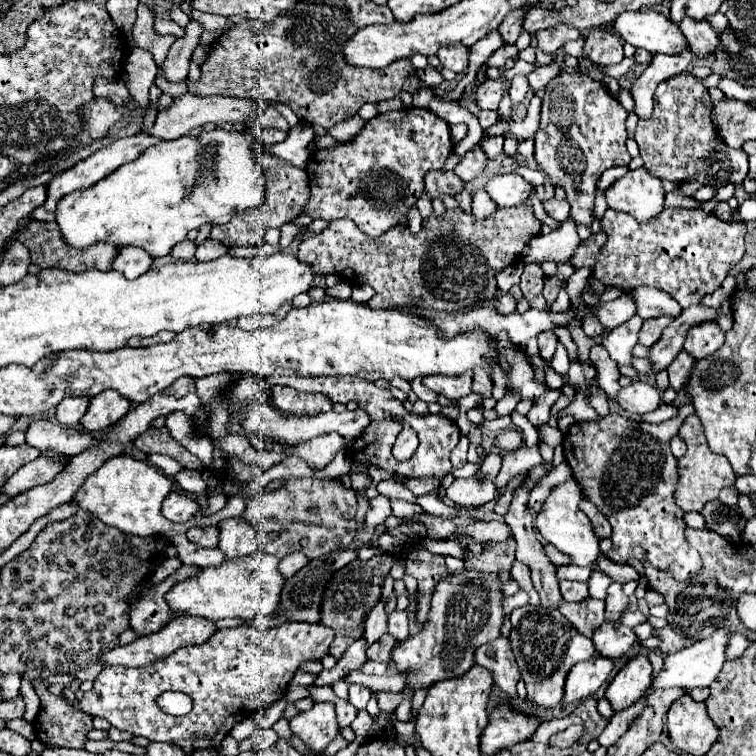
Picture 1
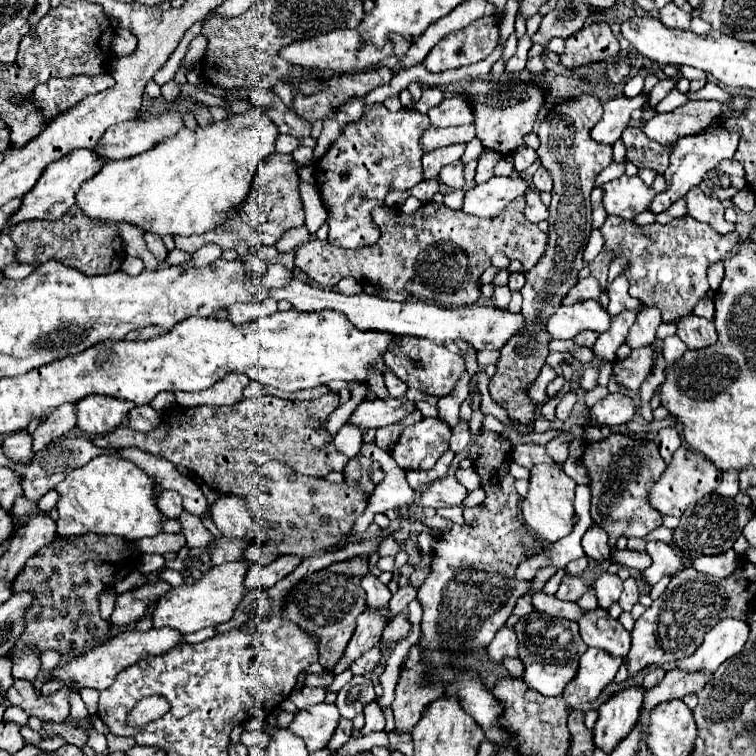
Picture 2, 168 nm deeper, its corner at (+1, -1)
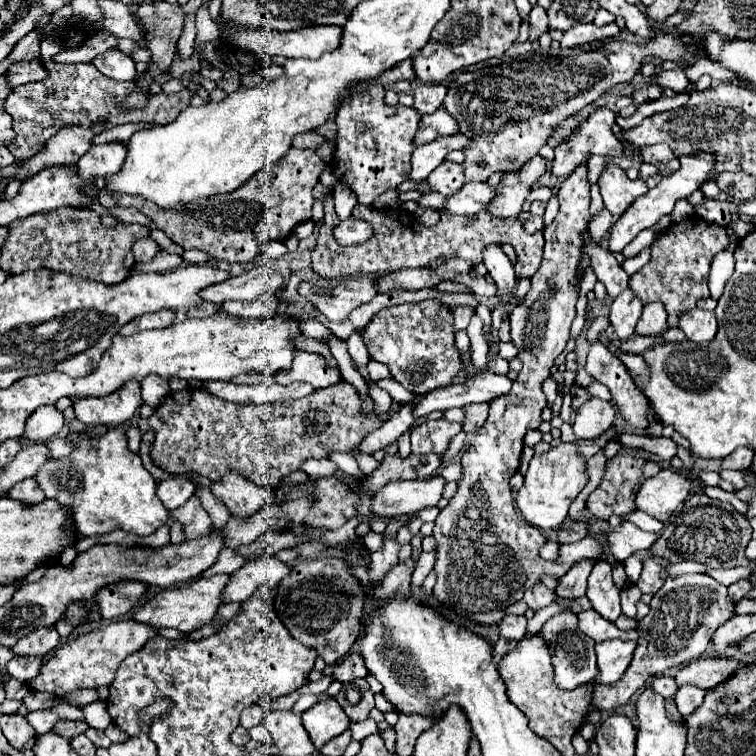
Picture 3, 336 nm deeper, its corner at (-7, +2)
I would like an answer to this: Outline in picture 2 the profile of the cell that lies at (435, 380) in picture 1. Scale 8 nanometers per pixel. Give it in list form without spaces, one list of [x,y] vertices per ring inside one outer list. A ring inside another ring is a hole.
[[[400,336],[398,344],[392,346],[386,354],[386,366],[396,372],[410,388],[418,388],[420,392],[426,392],[430,396],[448,396],[456,382],[462,378],[462,374],[466,372],[466,364],[464,358],[458,354],[448,352],[444,346],[436,346],[430,340],[424,338],[414,338],[414,336]],[[418,362],[422,366],[418,366]]]

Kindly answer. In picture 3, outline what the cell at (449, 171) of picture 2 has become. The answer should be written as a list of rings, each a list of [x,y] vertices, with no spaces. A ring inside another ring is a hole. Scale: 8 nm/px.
[[[444,161],[440,163],[428,177],[426,183],[430,185],[430,191],[436,191],[444,197],[452,195],[454,191],[458,191],[464,183],[464,173],[462,173],[462,165],[460,163],[450,163]]]

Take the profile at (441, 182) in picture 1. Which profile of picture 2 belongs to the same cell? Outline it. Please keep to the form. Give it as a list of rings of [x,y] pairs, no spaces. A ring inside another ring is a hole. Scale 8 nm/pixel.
[[[520,196],[502,214],[484,220],[436,202],[422,204],[412,214],[404,214],[400,208],[380,206],[372,210],[372,218],[382,232],[374,246],[346,250],[314,238],[296,250],[294,266],[320,286],[336,286],[344,276],[354,276],[360,282],[382,286],[382,290],[404,292],[410,298],[436,306],[476,304],[480,298],[480,276],[492,264],[490,258],[496,252],[520,261],[520,272],[526,274],[546,250],[548,236],[540,232],[538,224],[526,220],[524,208],[526,200]]]

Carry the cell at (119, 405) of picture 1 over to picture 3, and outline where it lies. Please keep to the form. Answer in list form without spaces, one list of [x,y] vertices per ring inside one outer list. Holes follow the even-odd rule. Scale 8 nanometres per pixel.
[[[132,379],[122,391],[114,391],[114,395],[74,401],[74,411],[76,419],[84,425],[120,425],[128,421],[140,405],[140,383]]]

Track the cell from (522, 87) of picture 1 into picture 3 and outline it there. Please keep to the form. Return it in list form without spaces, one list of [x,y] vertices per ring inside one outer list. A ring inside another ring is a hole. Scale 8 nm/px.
[[[532,7],[530,11],[530,41],[538,39],[542,33],[548,31],[548,19],[546,19],[546,9],[542,7]]]

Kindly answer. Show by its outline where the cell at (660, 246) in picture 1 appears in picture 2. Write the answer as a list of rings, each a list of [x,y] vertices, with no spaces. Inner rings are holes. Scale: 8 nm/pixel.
[[[608,216],[600,232],[604,236],[606,252],[612,254],[612,258],[626,258],[630,264],[628,270],[622,272],[630,282],[630,294],[642,300],[644,306],[660,308],[664,322],[690,314],[708,292],[708,266],[734,256],[740,246],[738,232],[718,234],[692,216],[674,218],[668,224],[654,222],[646,226]]]

